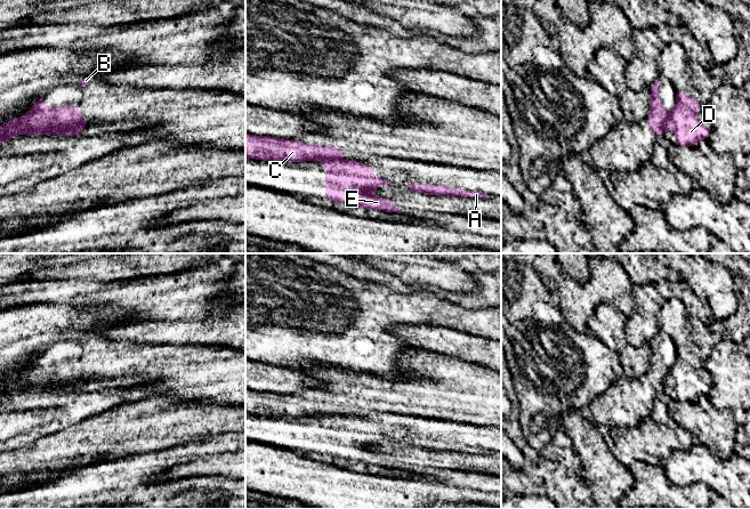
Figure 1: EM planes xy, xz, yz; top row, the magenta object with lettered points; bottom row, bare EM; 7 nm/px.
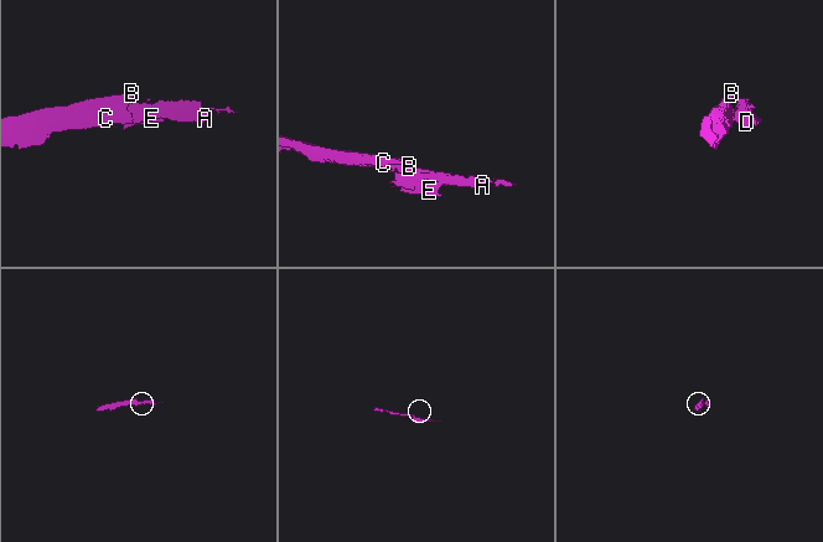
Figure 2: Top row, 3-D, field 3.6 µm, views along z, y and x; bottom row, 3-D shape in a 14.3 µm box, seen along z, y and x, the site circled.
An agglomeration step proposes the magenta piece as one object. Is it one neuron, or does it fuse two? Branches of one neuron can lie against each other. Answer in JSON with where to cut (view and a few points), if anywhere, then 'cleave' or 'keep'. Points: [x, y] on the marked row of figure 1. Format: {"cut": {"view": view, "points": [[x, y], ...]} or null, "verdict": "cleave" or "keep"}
{"cut": {"view": "yz", "points": [[669, 113], [662, 129]]}, "verdict": "cleave"}

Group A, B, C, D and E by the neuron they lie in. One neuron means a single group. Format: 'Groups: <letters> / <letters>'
Groups: A D E / B C

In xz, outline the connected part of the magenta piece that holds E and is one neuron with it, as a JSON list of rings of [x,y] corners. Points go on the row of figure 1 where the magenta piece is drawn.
[[[338,159],[324,162],[325,200],[384,212],[402,211],[389,199],[380,199],[372,194],[381,185],[393,183],[374,176],[370,165]]]

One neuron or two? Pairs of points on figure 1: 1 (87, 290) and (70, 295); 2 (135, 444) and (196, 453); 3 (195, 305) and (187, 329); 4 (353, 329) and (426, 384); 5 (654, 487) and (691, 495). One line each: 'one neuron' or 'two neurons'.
1: one neuron
2: two neurons
3: two neurons
4: two neurons
5: one neuron

